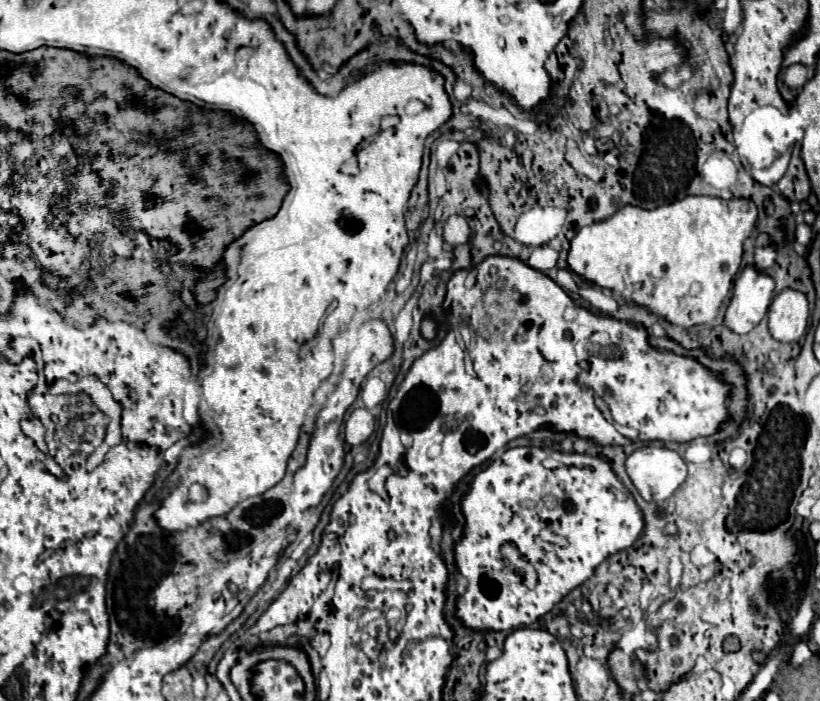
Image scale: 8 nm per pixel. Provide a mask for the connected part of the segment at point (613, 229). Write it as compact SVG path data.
M686 197L670 205L644 211L640 207L622 207L612 217L582 227L570 241L568 267L582 279L598 285L598 279L628 279L630 297L646 305L648 309L672 309L666 319L670 323L694 323L694 315L700 315L700 323L712 323L722 311L724 301L730 297L734 277L742 263L742 245L756 229L758 211L750 199L724 201L718 197Z

